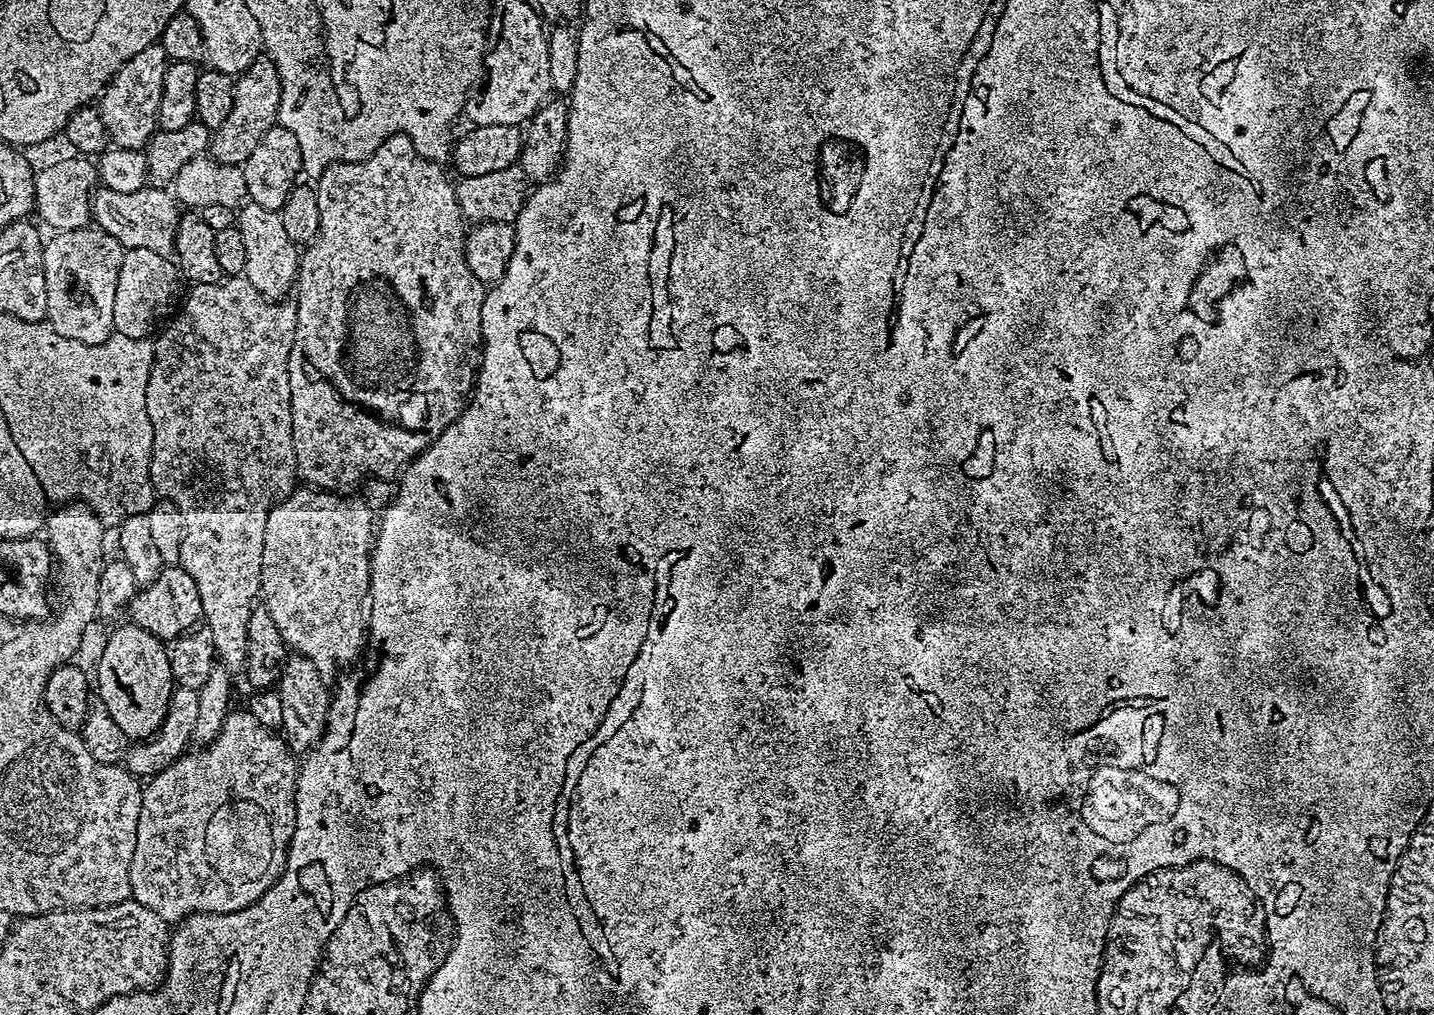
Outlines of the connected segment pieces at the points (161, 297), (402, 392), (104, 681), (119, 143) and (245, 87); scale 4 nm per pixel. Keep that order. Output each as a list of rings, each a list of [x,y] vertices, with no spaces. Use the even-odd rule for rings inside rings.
[[[129,248],[122,258],[122,266],[118,270],[118,282],[114,290],[114,322],[113,329],[119,335],[126,338],[145,339],[152,328],[152,319],[168,304],[168,299],[176,292],[176,280],[178,281],[178,269],[169,257],[162,254],[154,254],[154,250],[142,250],[141,248]]]
[[[397,134],[386,138],[364,160],[329,164],[315,181],[320,232],[299,253],[300,269],[296,271],[294,285],[296,329],[288,355],[296,475],[305,485],[321,490],[348,490],[367,472],[372,476],[395,477],[405,464],[433,444],[460,417],[471,397],[480,367],[480,310],[486,288],[472,273],[464,257],[466,220],[456,200],[456,184],[448,181],[447,174],[440,168],[443,167],[437,161],[418,154],[408,136]]]
[[[135,622],[124,624],[109,634],[96,664],[94,692],[100,695],[97,696],[99,703],[106,706],[110,718],[118,722],[118,730],[122,730],[129,741],[139,742],[159,731],[168,712],[173,687],[165,641]]]
[[[153,42],[146,44],[144,49],[130,62],[126,62],[121,68],[109,78],[104,85],[103,92],[98,97],[98,107],[100,110],[100,125],[104,128],[104,135],[115,147],[143,149],[151,140],[153,132],[157,131],[158,125],[156,115],[158,114],[158,102],[162,96],[162,78],[166,76],[170,61],[163,43]]]
[[[257,60],[241,73],[234,82],[234,104],[226,119],[209,137],[208,152],[219,164],[243,165],[267,130],[278,122],[278,102],[281,101],[281,79],[274,64],[269,60]]]

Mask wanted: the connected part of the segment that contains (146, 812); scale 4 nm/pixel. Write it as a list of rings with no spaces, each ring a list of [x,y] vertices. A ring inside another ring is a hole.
[[[262,726],[266,734],[258,734],[250,750],[250,760],[248,764],[236,764],[236,766],[226,766],[226,764],[182,764],[182,762],[173,761],[167,764],[157,776],[151,777],[143,785],[142,794],[142,814],[138,814],[138,842],[134,842],[134,858],[130,858],[130,890],[131,899],[137,900],[142,906],[150,906],[154,914],[158,914],[163,920],[169,922],[179,922],[185,916],[193,912],[233,912],[246,906],[250,906],[266,891],[274,881],[277,880],[280,873],[284,871],[284,863],[288,861],[288,845],[292,843],[292,835],[296,829],[296,774],[298,771],[298,760],[291,748],[288,747],[288,741],[284,739],[279,731]],[[228,796],[248,796],[256,802],[258,808],[266,810],[266,816],[248,816],[248,820],[238,820],[236,830],[212,830],[214,826],[208,826],[208,820],[214,812],[214,808],[224,802]]]

